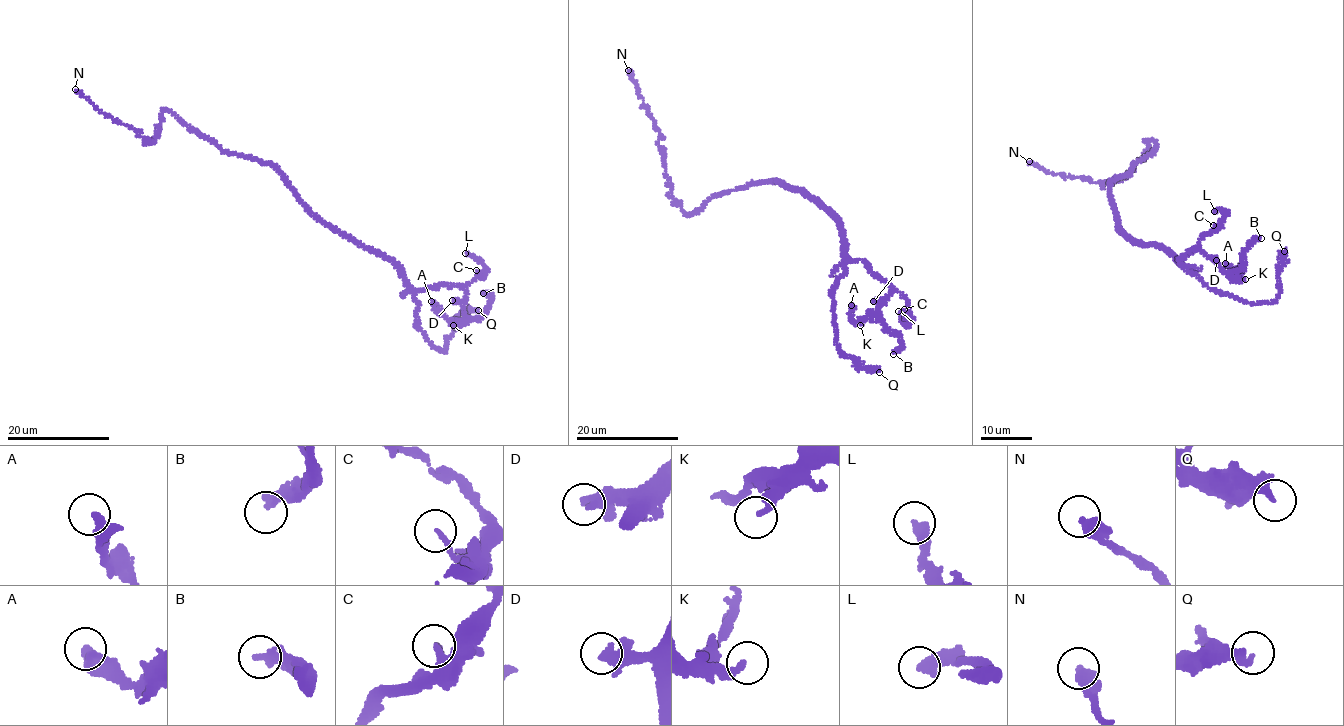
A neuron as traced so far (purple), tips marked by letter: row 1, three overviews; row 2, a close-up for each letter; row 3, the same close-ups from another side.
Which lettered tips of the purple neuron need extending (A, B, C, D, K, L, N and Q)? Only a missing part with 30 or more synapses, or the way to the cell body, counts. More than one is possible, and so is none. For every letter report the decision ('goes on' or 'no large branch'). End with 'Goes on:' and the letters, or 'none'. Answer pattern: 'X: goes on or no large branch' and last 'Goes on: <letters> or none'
A: no large branch
B: no large branch
C: no large branch
D: no large branch
K: no large branch
L: no large branch
N: no large branch
Q: no large branch
Goes on: none

